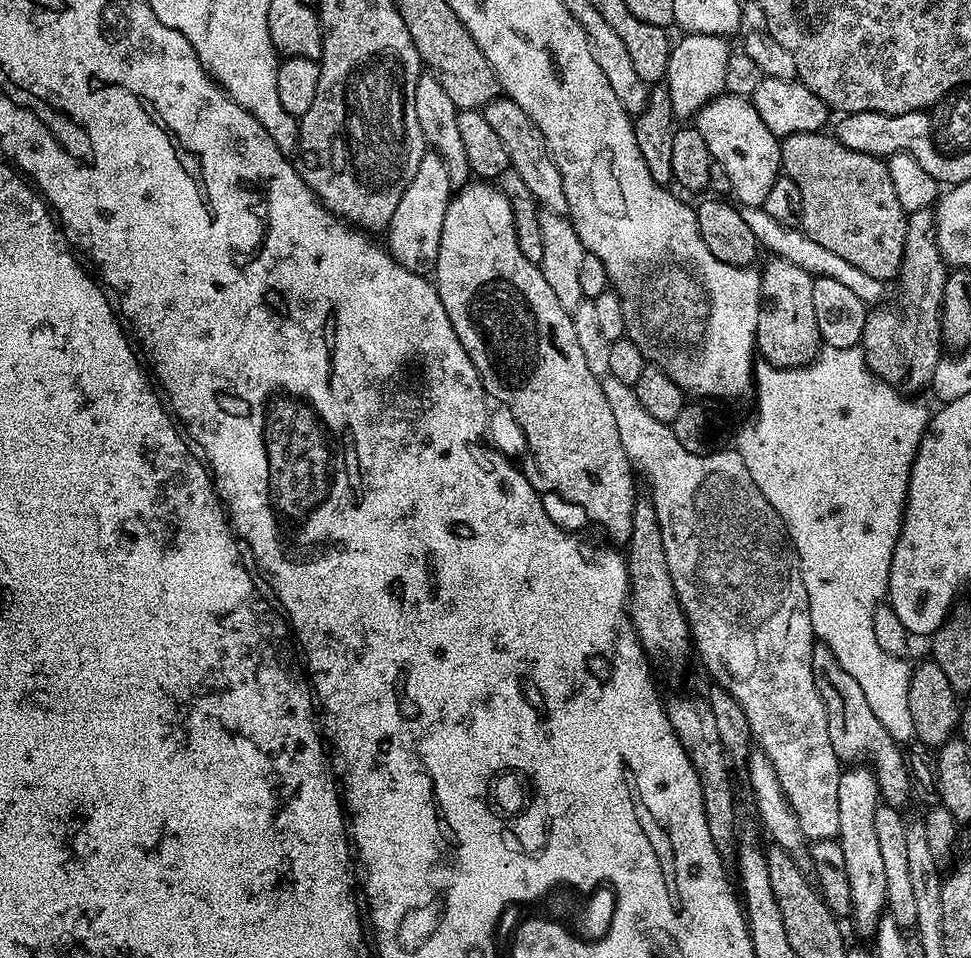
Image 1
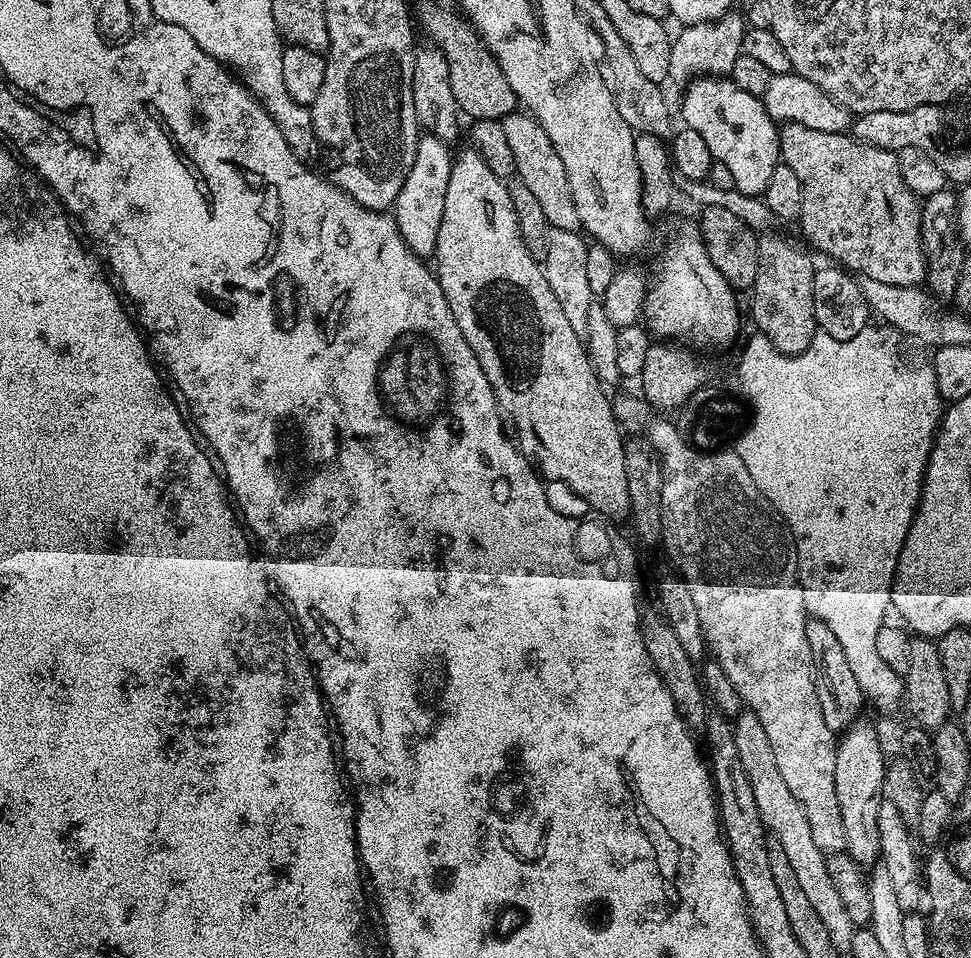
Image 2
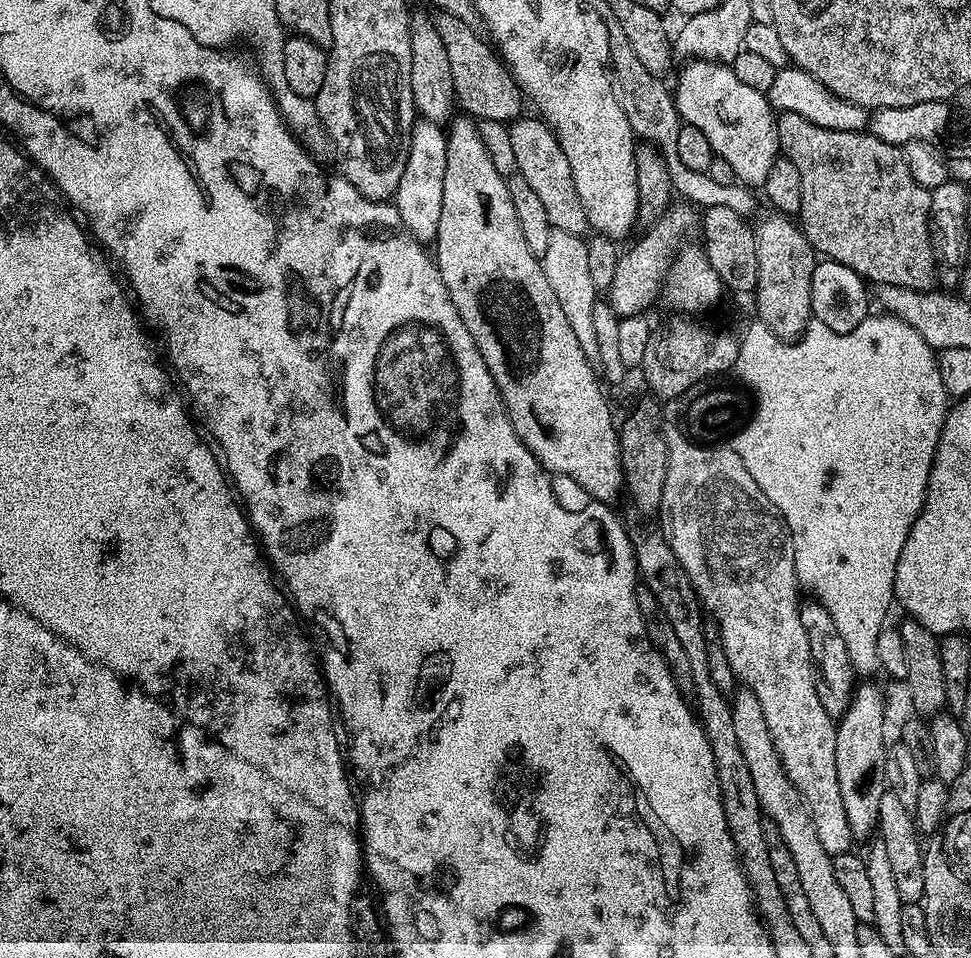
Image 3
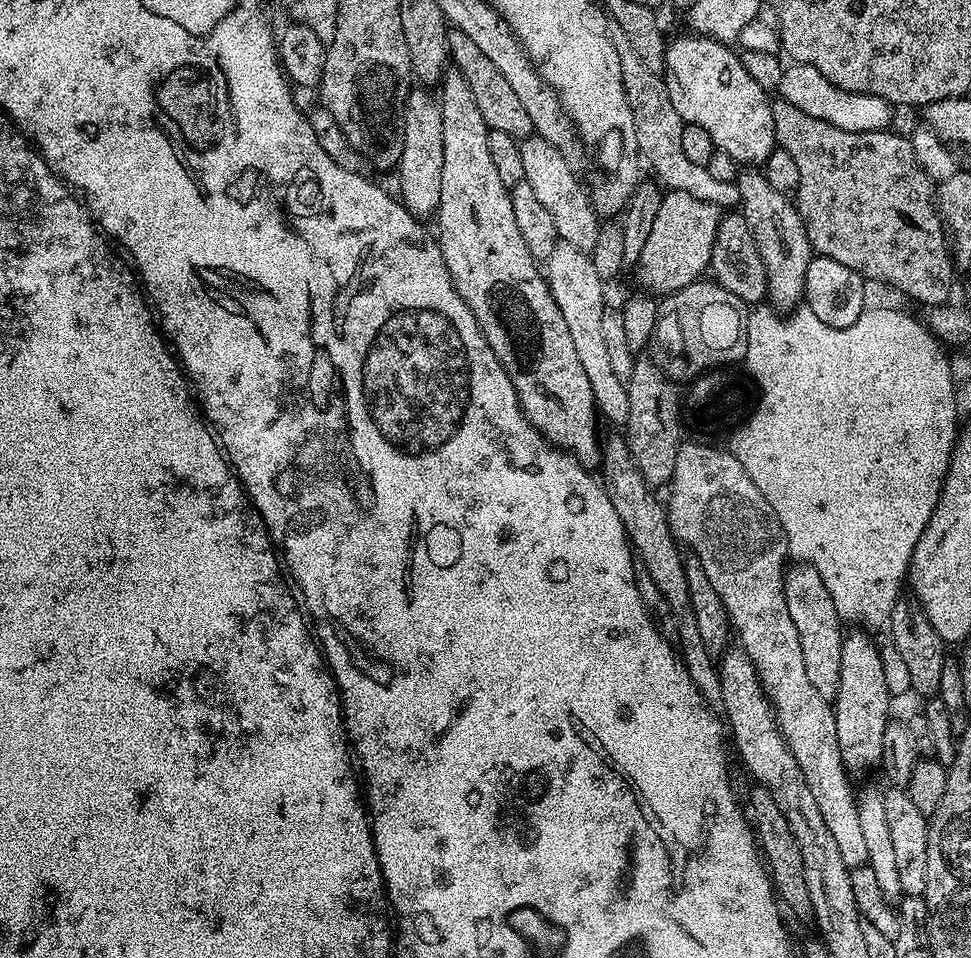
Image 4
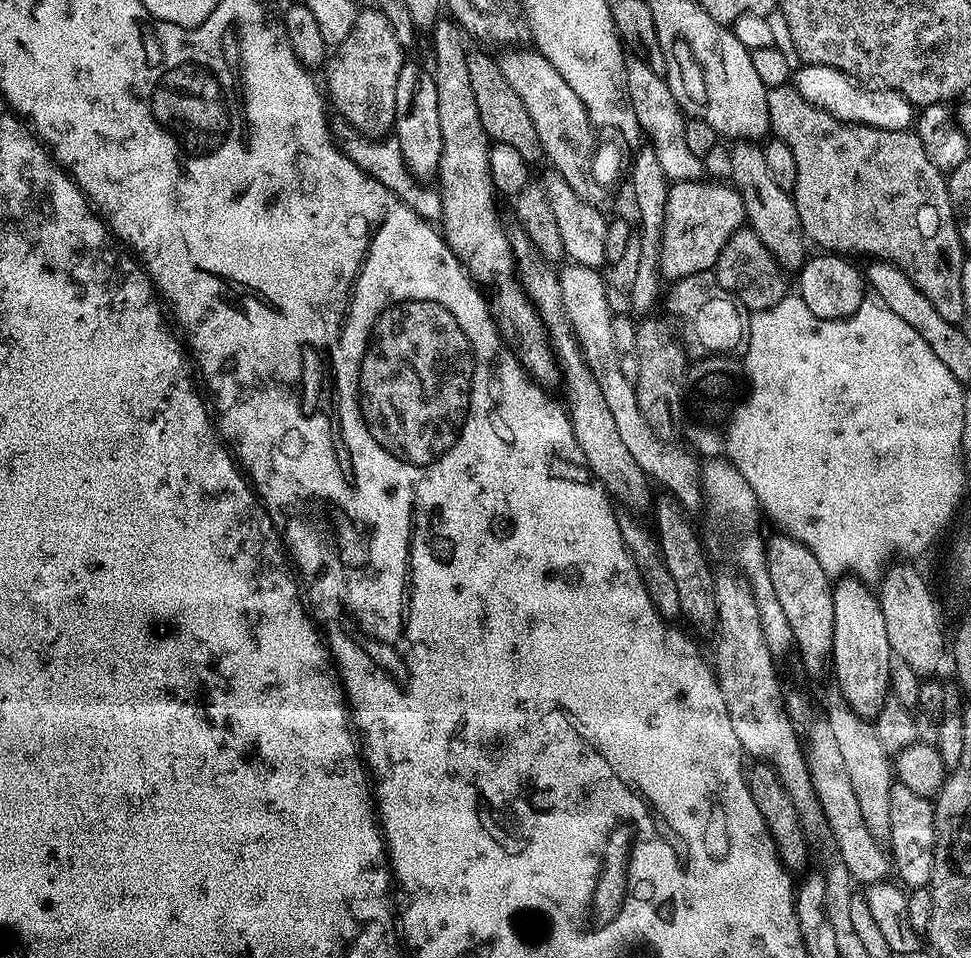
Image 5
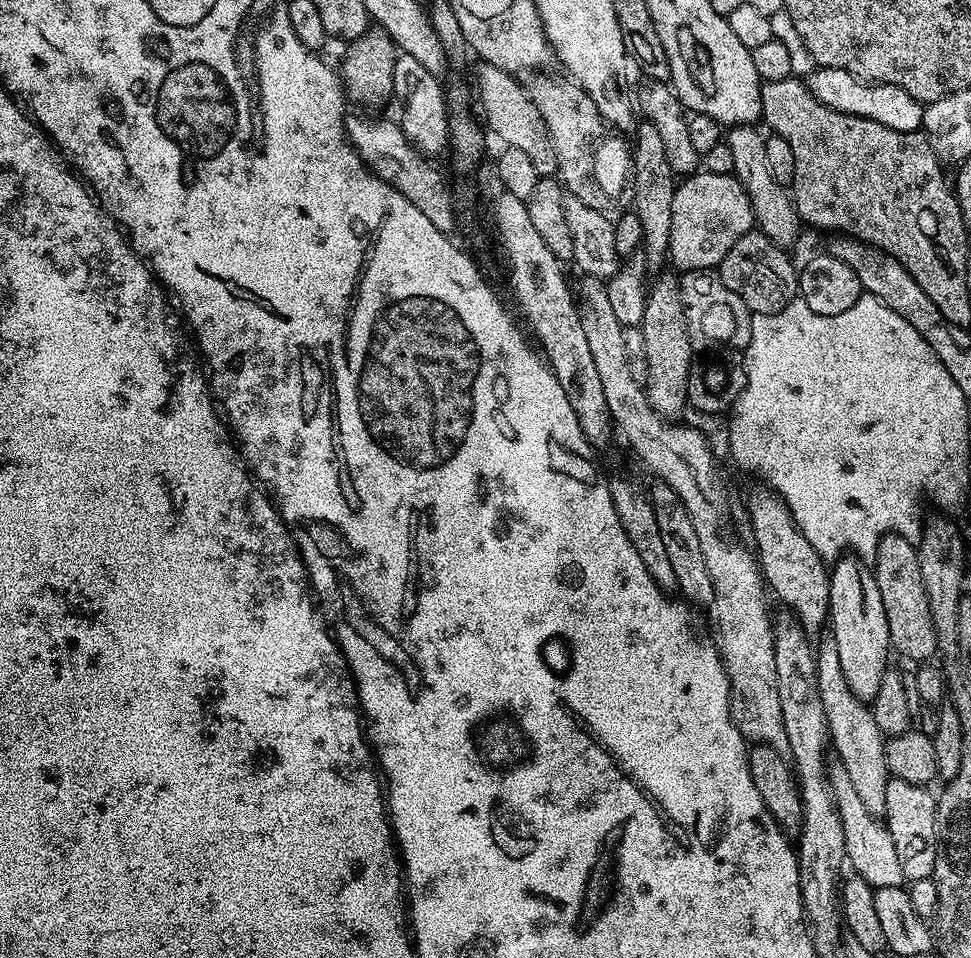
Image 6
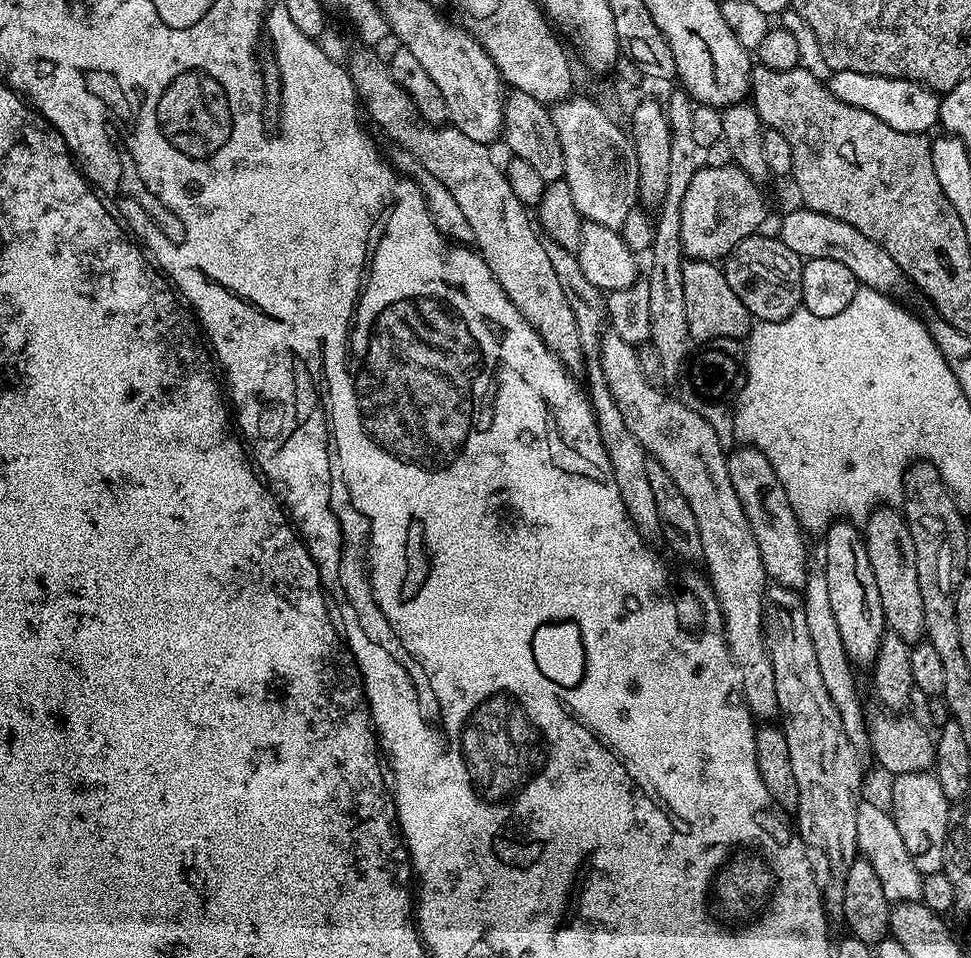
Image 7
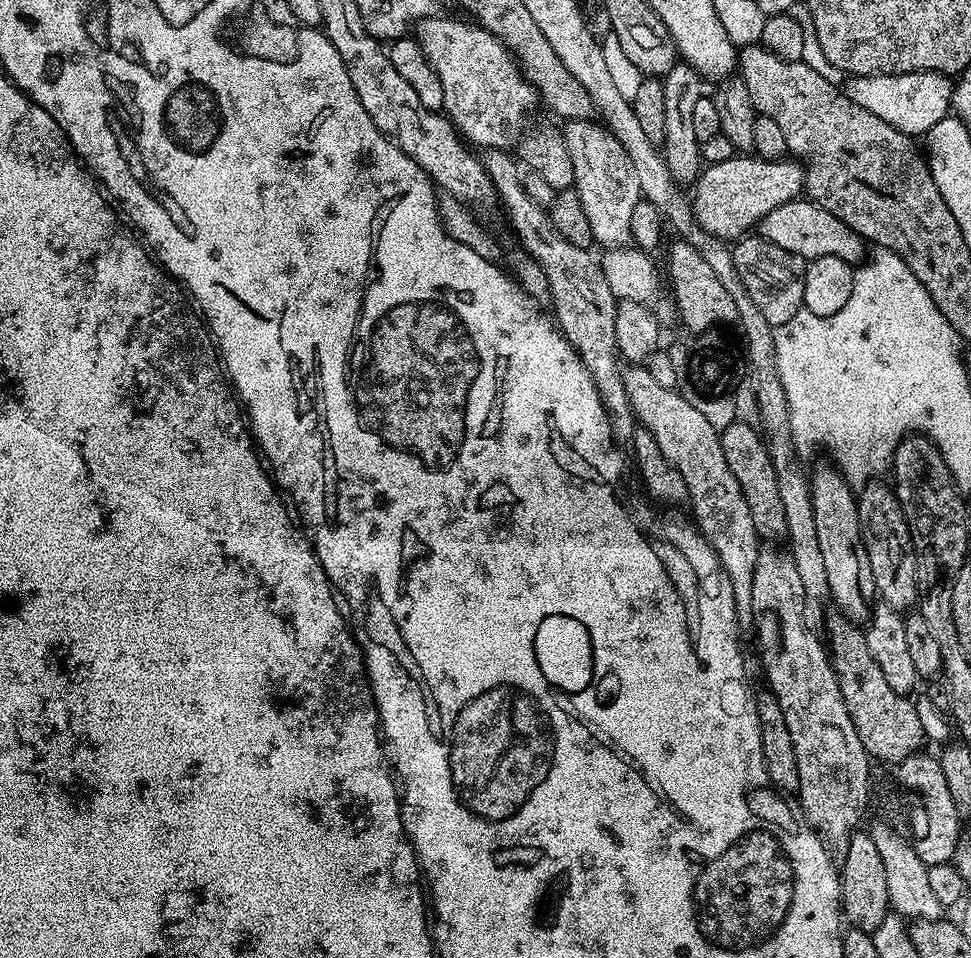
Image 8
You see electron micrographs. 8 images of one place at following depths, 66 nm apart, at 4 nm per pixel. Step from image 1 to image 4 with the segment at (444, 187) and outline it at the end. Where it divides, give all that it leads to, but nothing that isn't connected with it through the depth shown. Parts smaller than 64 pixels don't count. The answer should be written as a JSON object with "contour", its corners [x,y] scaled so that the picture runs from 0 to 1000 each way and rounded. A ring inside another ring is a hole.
{"contour":[[[428,90],[416,103],[416,139],[414,165],[410,172],[411,208],[429,228],[438,228],[450,220],[455,207],[455,119],[448,99],[440,91]]]}

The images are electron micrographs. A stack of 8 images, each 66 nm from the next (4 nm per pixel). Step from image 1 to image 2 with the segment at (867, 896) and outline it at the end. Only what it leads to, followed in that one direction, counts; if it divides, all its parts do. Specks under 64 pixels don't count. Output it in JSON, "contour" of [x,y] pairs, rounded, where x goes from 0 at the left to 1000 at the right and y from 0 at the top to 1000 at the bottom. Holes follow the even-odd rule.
{"contour":[[[887,749],[870,760],[861,778],[859,791],[859,826],[863,829],[863,842],[867,862],[871,865],[869,888],[880,901],[898,904],[905,899],[904,841],[910,836],[910,803],[912,788],[906,782],[906,768],[893,749]]]}

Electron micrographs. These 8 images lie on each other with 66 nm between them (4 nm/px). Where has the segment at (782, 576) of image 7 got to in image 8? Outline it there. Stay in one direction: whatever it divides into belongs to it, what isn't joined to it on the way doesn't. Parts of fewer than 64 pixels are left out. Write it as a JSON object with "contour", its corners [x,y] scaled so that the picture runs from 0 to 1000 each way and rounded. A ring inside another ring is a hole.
{"contour":[[[765,438],[752,442],[742,451],[745,474],[748,484],[756,499],[760,501],[761,509],[772,528],[772,537],[777,542],[777,551],[784,562],[806,561],[809,554],[808,532],[801,510],[801,499],[793,480],[792,470],[784,452]]]}

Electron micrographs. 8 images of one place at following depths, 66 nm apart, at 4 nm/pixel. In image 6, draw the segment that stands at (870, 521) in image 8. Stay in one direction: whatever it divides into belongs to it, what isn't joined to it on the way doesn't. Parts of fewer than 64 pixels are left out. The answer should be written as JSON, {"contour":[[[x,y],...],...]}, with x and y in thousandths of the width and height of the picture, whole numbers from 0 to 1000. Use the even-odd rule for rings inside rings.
{"contour":[[[916,555],[909,559],[902,572],[900,600],[904,616],[908,620],[908,633],[912,637],[912,649],[917,653],[917,670],[922,680],[936,685],[942,691],[956,691],[965,684],[962,645],[958,641],[958,628],[954,622],[954,612],[950,612],[947,577],[940,565]]]}

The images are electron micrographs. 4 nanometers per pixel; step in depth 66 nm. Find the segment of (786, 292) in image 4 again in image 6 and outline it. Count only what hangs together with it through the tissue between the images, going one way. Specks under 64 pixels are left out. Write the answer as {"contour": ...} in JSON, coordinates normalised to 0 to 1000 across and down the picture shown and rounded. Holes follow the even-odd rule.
{"contour":[[[760,129],[751,133],[748,138],[748,149],[752,152],[752,162],[756,164],[754,183],[768,198],[772,207],[774,222],[779,229],[778,237],[793,248],[802,259],[815,260],[815,255],[824,246],[826,231],[820,222],[820,215],[816,212],[813,197],[797,187],[793,178],[789,162],[789,142],[782,138],[782,133],[773,129]]]}

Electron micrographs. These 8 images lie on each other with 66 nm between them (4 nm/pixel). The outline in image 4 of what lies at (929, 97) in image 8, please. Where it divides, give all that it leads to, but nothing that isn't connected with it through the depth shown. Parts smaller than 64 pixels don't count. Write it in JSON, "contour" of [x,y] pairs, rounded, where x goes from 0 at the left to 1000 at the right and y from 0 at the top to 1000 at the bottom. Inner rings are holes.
{"contour":[[[819,65],[813,66],[805,77],[805,86],[801,93],[802,103],[814,106],[814,111],[822,111],[834,123],[842,123],[847,127],[855,127],[863,132],[863,136],[876,138],[908,138],[916,133],[919,125],[920,110],[913,104],[884,98],[875,94],[867,94],[847,77],[847,73],[838,73],[838,69],[830,69]]]}

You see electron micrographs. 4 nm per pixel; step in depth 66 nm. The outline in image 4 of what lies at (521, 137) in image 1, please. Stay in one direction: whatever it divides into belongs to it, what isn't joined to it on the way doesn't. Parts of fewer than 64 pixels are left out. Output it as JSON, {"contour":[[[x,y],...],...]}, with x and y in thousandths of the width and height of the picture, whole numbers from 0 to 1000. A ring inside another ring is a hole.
{"contour":[[[551,140],[541,142],[535,147],[535,151],[541,178],[539,188],[546,190],[554,211],[558,211],[566,228],[571,228],[571,236],[578,252],[595,261],[609,264],[612,253],[616,249],[620,230],[610,216],[609,204],[604,196],[601,200],[600,194],[593,189],[594,176],[589,175],[587,169],[583,169],[583,165],[579,165],[579,161],[575,161],[575,157],[571,157],[571,152],[562,148],[562,144]]]}

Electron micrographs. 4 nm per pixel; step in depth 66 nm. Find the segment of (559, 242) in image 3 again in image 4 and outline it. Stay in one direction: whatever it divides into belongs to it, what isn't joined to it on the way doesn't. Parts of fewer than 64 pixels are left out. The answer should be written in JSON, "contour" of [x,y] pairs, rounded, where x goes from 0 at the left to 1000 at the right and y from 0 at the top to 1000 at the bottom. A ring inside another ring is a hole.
{"contour":[[[580,253],[571,257],[571,265],[566,265],[562,273],[562,291],[571,315],[575,315],[575,324],[579,324],[579,332],[583,332],[587,353],[591,353],[591,365],[595,368],[595,378],[599,378],[599,386],[604,386],[604,395],[608,395],[608,407],[612,407],[617,433],[621,437],[623,434],[630,443],[643,445],[649,432],[645,401],[632,390],[625,355],[620,351],[620,332],[624,325],[623,293],[616,290],[607,264]]]}

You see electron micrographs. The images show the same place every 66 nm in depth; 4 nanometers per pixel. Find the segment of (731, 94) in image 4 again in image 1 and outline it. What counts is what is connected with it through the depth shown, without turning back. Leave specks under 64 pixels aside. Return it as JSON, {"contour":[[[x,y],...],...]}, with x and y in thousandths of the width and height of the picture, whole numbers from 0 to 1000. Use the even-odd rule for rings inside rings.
{"contour":[[[753,98],[739,99],[717,118],[715,133],[721,137],[723,144],[727,144],[734,168],[743,171],[752,185],[753,204],[757,212],[768,217],[786,215],[789,203],[793,203],[793,196],[805,180],[803,146],[795,139],[793,132],[785,127],[773,103]]]}

